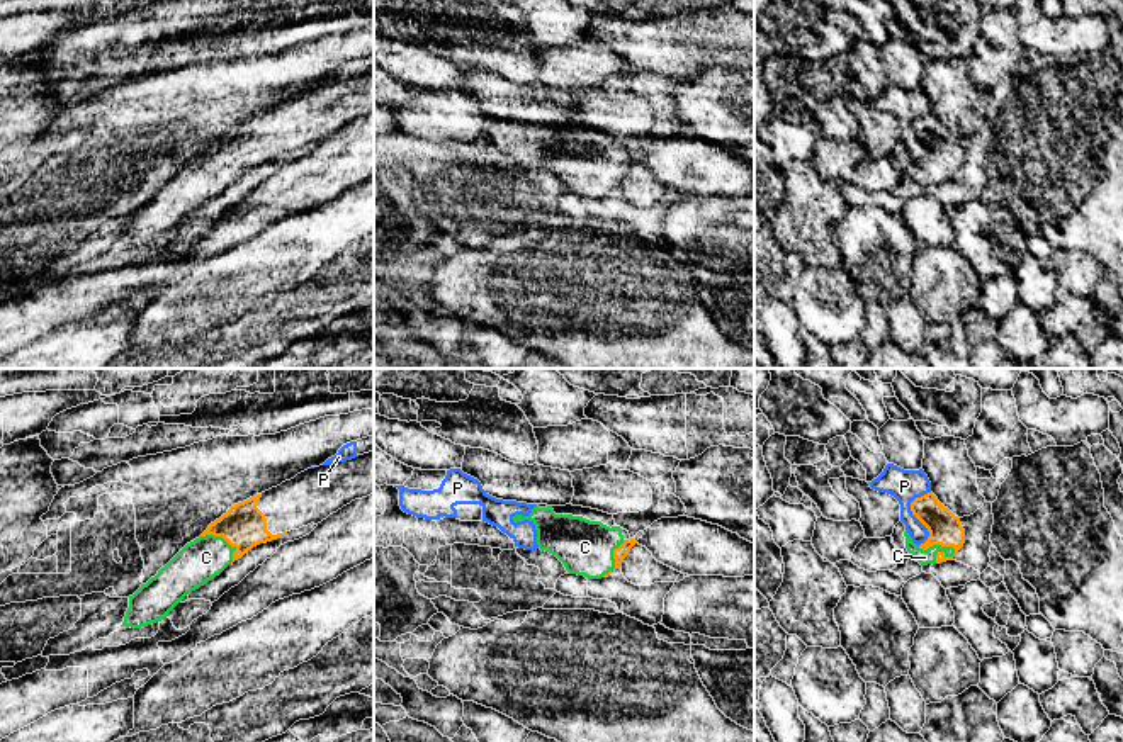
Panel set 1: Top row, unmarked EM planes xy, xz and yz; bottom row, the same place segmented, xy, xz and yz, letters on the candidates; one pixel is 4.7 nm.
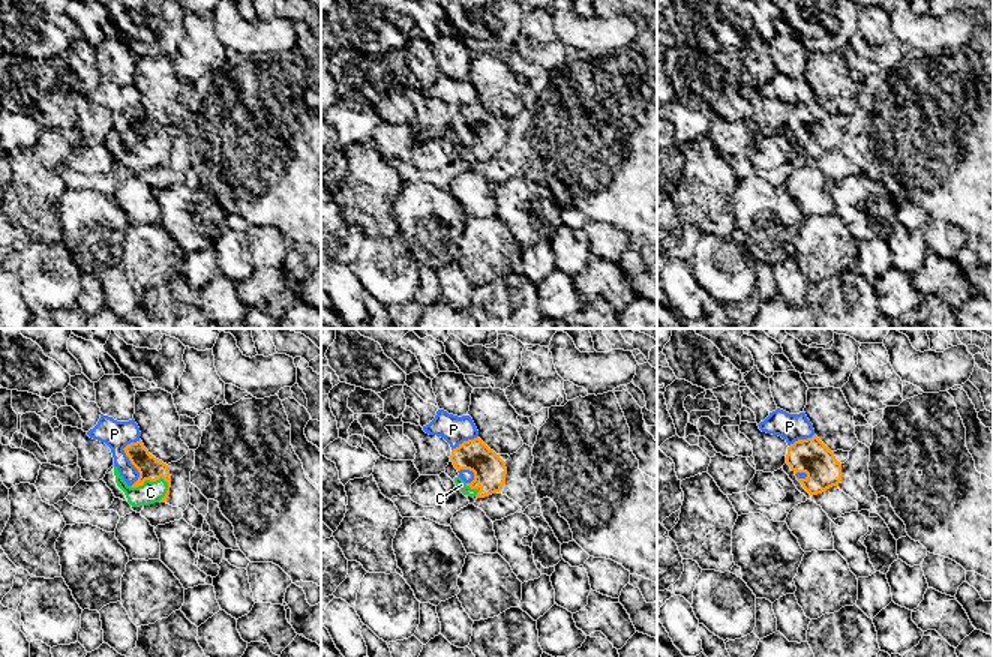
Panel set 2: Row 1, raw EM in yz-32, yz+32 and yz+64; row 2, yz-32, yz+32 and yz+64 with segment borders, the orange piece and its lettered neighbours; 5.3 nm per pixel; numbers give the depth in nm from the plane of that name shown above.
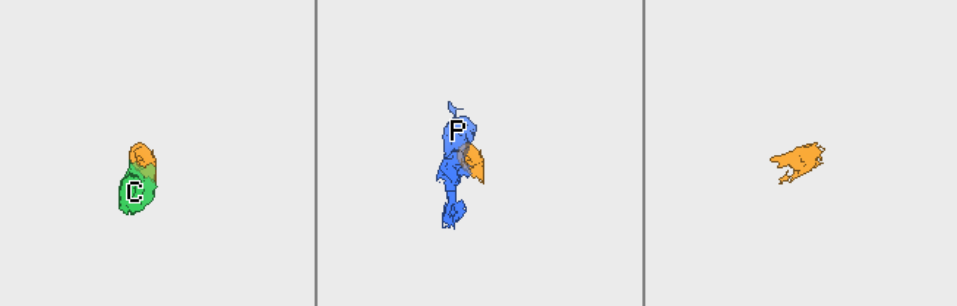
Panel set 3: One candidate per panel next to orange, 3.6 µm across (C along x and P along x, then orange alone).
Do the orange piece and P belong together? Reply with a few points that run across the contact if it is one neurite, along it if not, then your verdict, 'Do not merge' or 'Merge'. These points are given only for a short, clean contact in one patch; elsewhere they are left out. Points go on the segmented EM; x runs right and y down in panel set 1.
Do not merge

